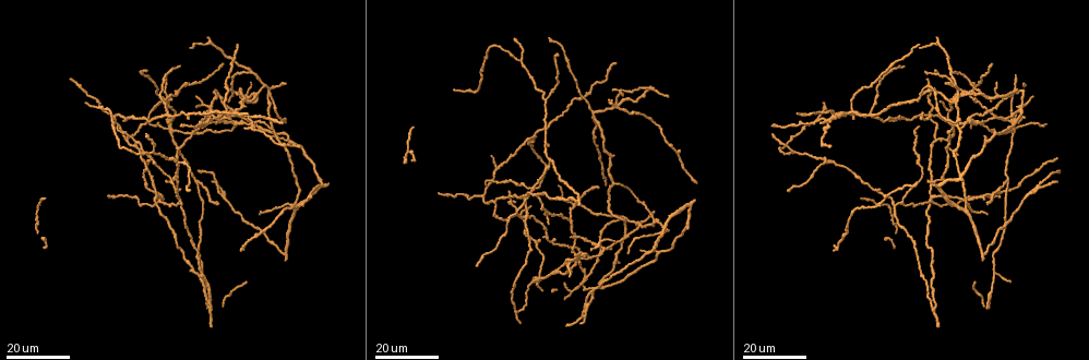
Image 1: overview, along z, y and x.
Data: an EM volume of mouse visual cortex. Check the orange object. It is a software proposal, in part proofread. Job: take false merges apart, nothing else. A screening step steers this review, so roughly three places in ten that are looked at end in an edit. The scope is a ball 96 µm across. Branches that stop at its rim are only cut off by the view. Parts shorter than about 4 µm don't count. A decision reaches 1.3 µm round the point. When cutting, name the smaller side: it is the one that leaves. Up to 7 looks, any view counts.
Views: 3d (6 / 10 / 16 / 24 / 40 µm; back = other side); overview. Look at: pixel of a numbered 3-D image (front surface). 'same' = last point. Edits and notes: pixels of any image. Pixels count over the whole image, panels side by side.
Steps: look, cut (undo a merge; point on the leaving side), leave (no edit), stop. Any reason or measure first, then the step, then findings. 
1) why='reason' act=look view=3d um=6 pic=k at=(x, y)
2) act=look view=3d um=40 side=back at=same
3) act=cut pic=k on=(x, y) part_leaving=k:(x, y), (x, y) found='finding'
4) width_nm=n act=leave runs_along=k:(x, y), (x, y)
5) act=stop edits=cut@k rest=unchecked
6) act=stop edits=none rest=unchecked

why='branch point' act=look view=3d um=24 pic=1 at=(164, 115)

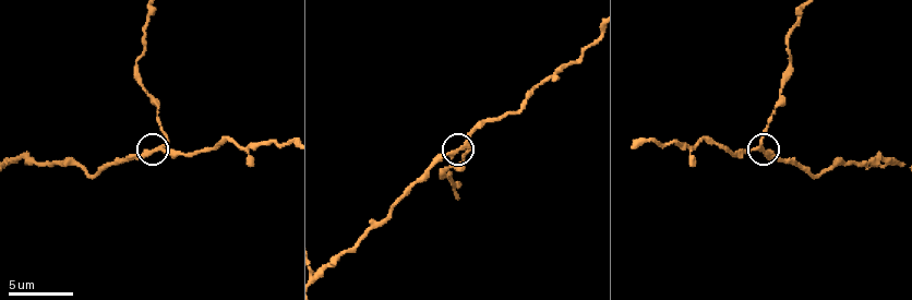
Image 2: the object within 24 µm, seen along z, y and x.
act=look view=3d um=6 pic=2 at=(161, 147)

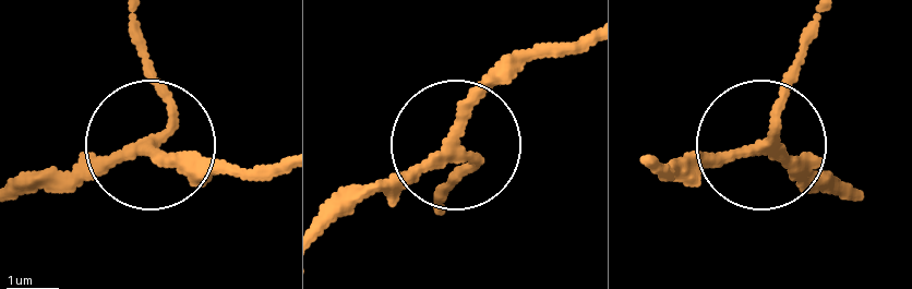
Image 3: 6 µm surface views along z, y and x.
side_arm_um=25 act=leave runs_along=3:(323, 229), (441, 152), (467, 152), (480, 164), (441, 203) found='all the same neuron'

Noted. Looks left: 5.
why='looks like a crossing' act=look view=3d um=16 pic=1 at=(602, 247)

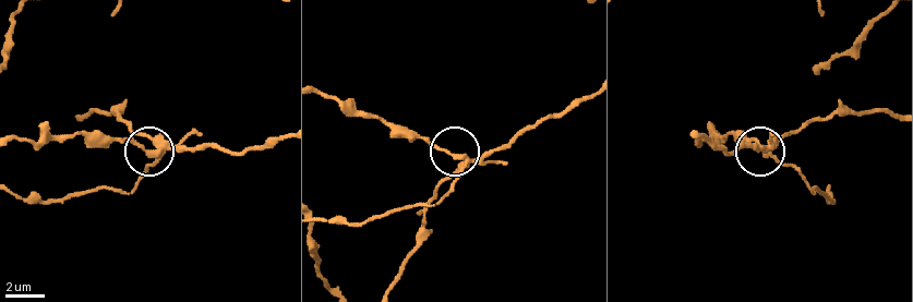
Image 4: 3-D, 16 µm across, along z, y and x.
act=look view=3d um=10 pic=4 at=(156, 145)

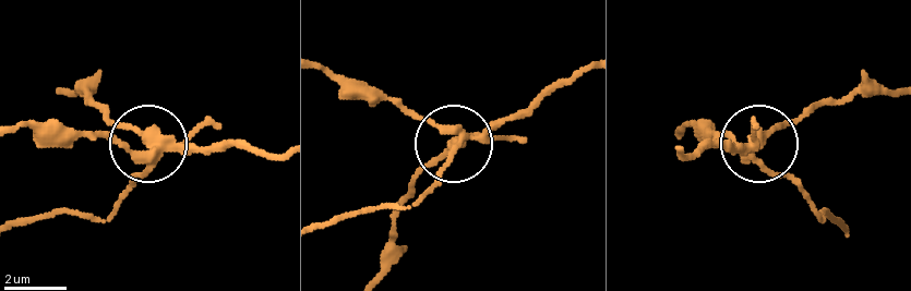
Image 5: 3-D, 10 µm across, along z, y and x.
arms=4 act=cut pic=5 on=(139, 174) part_leaving=5:(751, 148), (840, 226) found='a second neuron is stuck on'

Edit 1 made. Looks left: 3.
act=look view=overview

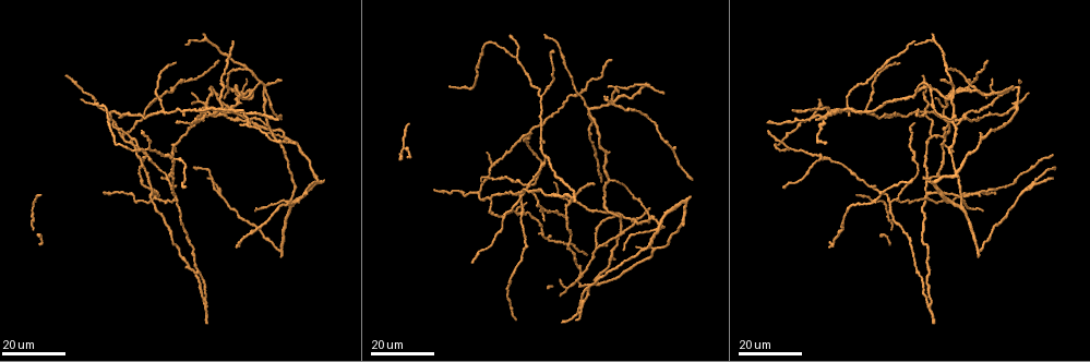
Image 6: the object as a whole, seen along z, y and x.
why='arms part here' act=look view=3d um=16 pic=6 at=(949, 70)

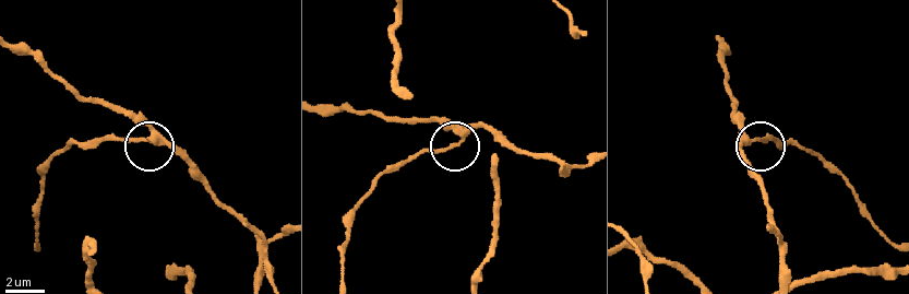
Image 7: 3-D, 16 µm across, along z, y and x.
act=look view=3d um=10 pic=7 at=(749, 141)

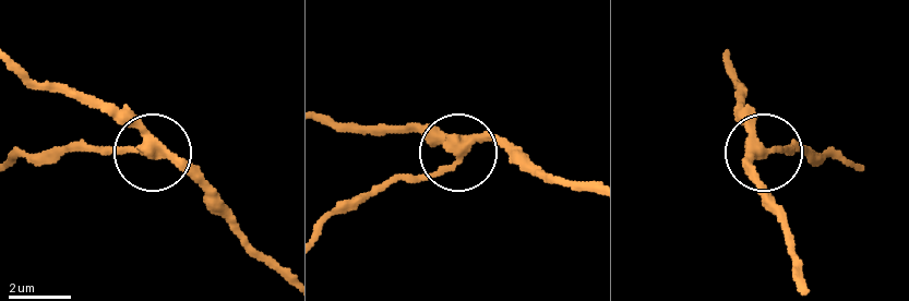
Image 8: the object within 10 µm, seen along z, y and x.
arms=3 act=leave found='continuous, no second neuron'

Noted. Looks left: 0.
act=stop edits=cut@5 rest=unchecked

